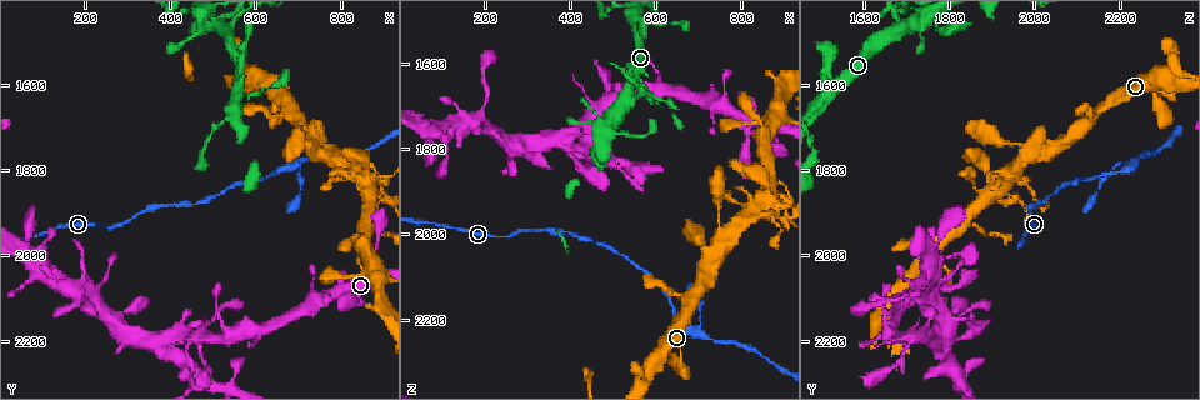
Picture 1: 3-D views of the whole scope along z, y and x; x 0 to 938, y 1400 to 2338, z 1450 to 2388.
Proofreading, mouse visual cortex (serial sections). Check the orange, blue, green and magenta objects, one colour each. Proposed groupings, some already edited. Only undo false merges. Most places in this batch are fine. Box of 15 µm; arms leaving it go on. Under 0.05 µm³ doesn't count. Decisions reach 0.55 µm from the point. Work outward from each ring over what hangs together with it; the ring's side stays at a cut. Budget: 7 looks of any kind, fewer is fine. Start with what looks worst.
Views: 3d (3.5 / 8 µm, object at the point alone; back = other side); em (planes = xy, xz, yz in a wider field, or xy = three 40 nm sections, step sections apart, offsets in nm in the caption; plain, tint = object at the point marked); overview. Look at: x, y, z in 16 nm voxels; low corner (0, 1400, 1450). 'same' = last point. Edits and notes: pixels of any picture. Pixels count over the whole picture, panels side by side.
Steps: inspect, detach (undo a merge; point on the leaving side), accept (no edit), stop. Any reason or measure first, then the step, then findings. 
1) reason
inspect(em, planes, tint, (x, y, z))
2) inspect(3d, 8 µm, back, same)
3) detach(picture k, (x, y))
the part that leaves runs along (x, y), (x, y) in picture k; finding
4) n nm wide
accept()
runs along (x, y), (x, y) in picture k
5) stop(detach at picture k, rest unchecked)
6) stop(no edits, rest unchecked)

three-way junction
inspect(3d, 8 µm, (695, 1785, 2235))

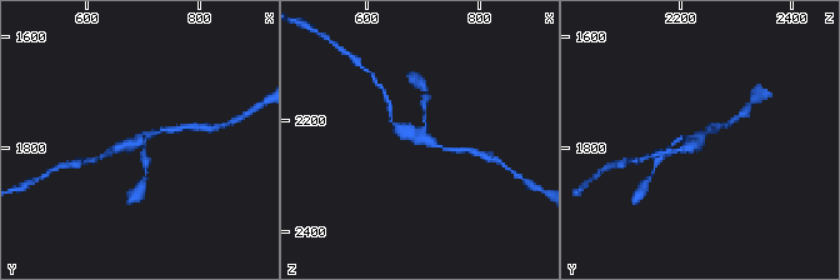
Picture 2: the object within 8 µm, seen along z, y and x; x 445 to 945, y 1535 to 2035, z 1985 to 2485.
zoom in
inspect(3d, 3.5 µm, (695, 1790, 2235))

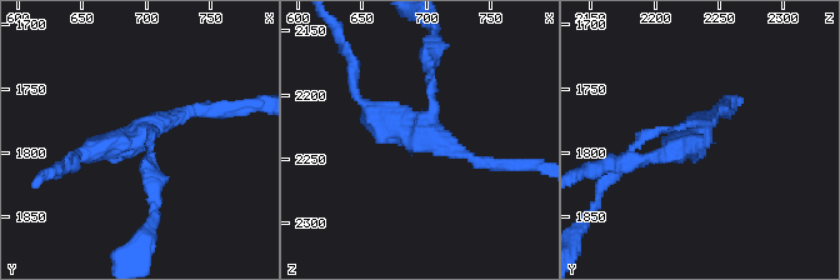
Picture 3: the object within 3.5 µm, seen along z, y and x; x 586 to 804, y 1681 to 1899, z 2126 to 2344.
3 arms; arms of 150, 150, 150 nm
inspect(em, xy, step 5, tint, (690, 1788, 2230))

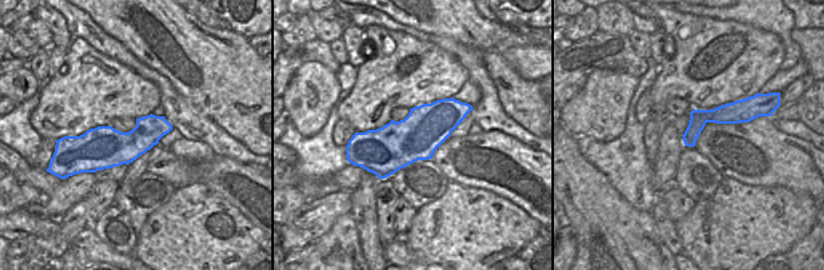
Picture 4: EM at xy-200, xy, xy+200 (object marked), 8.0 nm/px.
accept()
runs along (354, 90), (388, 125), (484, 164) in picture 3; one cell here

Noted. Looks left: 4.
looks like a crossing
inspect(3d, 8 µm, (870, 1850, 1920))

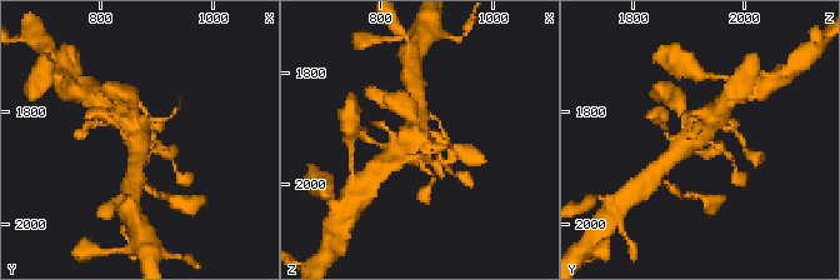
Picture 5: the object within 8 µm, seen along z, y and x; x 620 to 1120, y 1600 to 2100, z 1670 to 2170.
inspect(em, xy, step 1, tint, (870, 1850, 1925))

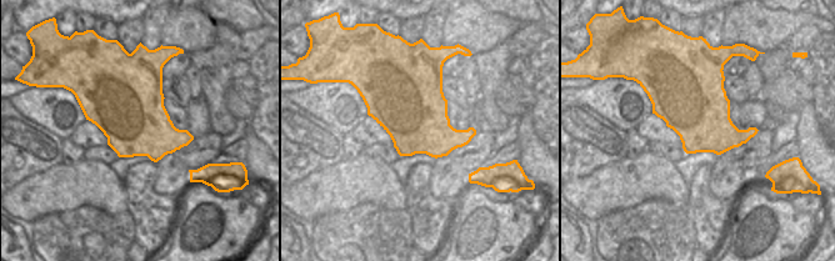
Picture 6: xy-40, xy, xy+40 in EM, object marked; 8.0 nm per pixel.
600 nm wide
accept()
runs along (716, 111), (704, 121), (671, 158) in picture 5; one cell here

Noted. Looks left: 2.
small branch off a trunk
inspect(3d, 3.5 µm, (430, 2180, 1750))

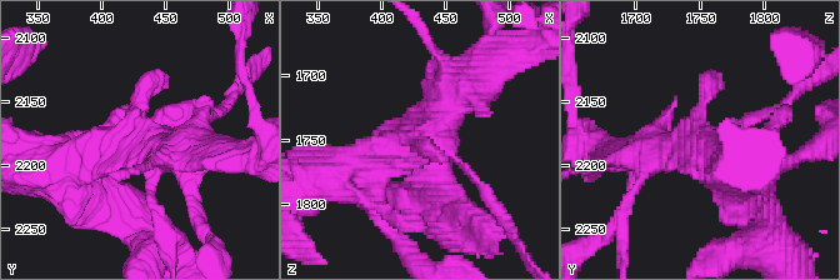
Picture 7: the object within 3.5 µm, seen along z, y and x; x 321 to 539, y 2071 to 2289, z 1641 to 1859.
inspect(em, xy, step 1, tint, (438, 2186, 1746))

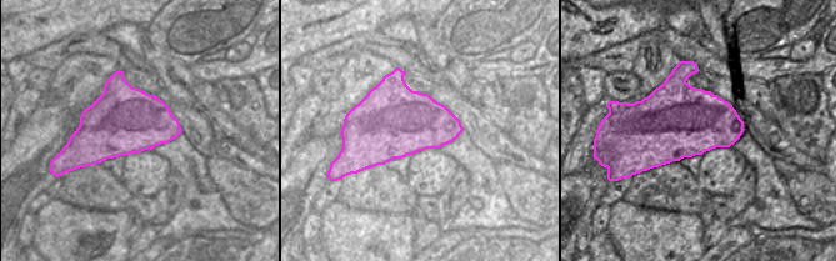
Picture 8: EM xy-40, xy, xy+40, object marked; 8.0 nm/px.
accept()
runs along (485, 70), (416, 141), (355, 164) in picture 7; all the same cell

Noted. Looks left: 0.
stop(no edits, rest unchecked)

